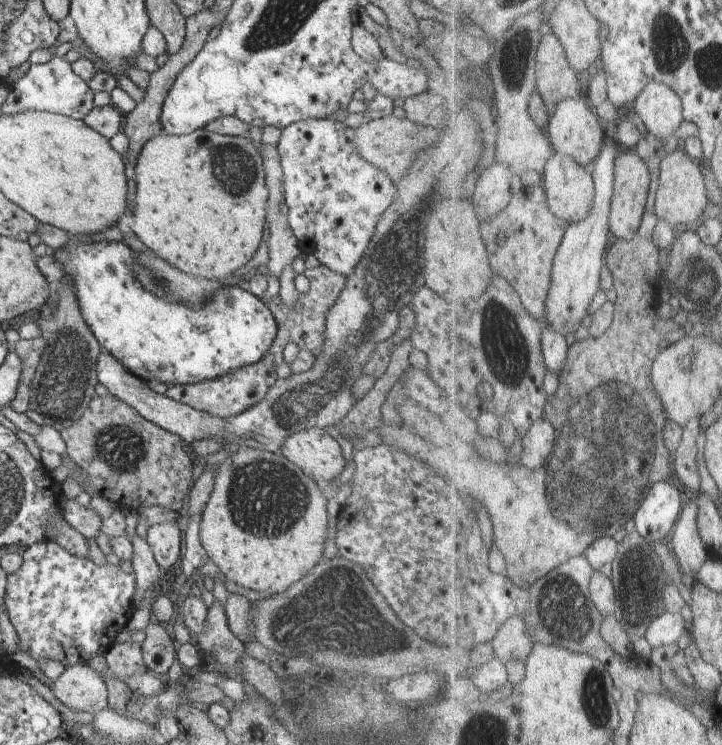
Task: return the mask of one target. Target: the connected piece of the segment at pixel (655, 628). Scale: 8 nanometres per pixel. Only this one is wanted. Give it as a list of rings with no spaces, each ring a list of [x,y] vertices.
[[[669,610],[652,623],[646,638],[653,647],[666,647],[676,643],[685,647],[687,635],[684,615]]]

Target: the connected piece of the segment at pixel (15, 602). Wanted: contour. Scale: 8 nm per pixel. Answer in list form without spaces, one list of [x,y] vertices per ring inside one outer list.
[[[54,541],[36,542],[22,549],[21,555],[22,564],[16,572],[7,574],[3,604],[20,639],[18,650],[29,655],[28,665],[42,666],[48,660],[60,662],[65,668],[88,664],[115,643],[116,636],[126,628],[135,610],[144,602],[144,595],[136,589],[133,574],[123,572],[114,564],[99,566],[89,558],[74,556]]]

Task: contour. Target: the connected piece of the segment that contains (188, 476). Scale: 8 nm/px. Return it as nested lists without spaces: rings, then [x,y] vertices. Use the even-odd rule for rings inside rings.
[[[111,393],[108,396],[95,395],[82,417],[69,428],[60,431],[60,434],[68,447],[68,456],[86,472],[86,476],[70,478],[80,481],[79,484],[90,495],[105,497],[121,509],[161,506],[180,512],[185,508],[192,482],[193,464],[189,454],[184,452],[183,439],[144,420],[134,408]]]

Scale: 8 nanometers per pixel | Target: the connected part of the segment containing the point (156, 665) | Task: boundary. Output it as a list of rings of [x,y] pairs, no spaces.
[[[150,620],[146,632],[146,640],[142,642],[142,657],[147,670],[152,674],[168,673],[174,664],[176,648],[168,630],[158,621]]]

